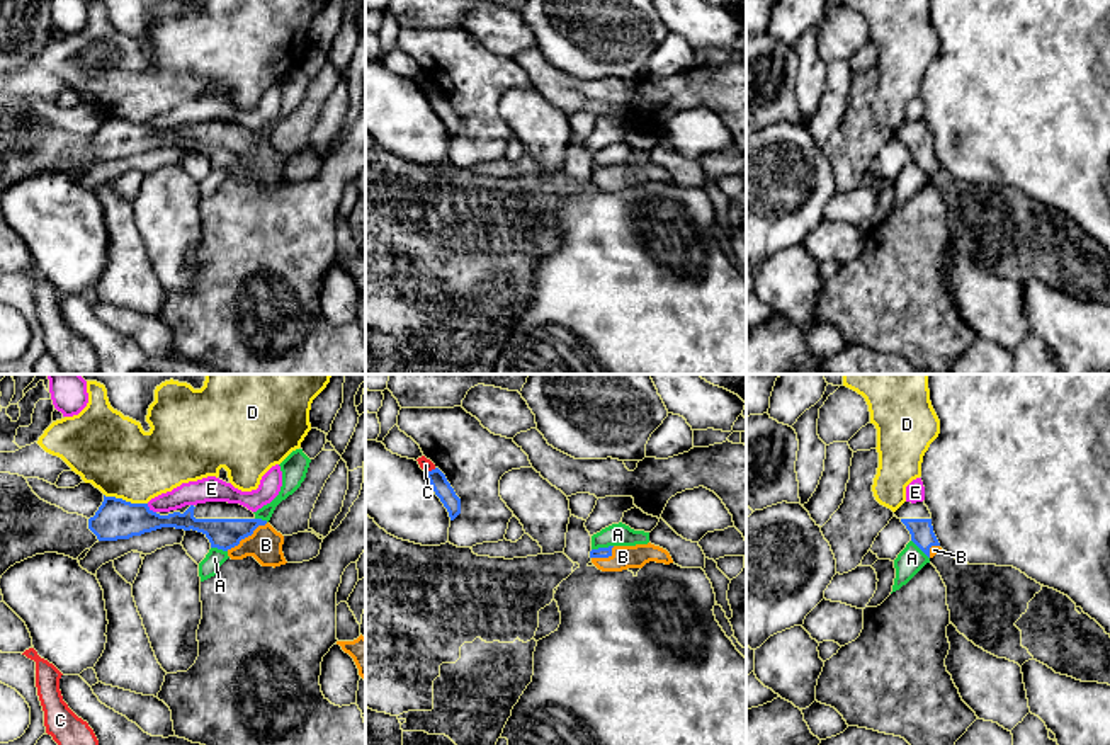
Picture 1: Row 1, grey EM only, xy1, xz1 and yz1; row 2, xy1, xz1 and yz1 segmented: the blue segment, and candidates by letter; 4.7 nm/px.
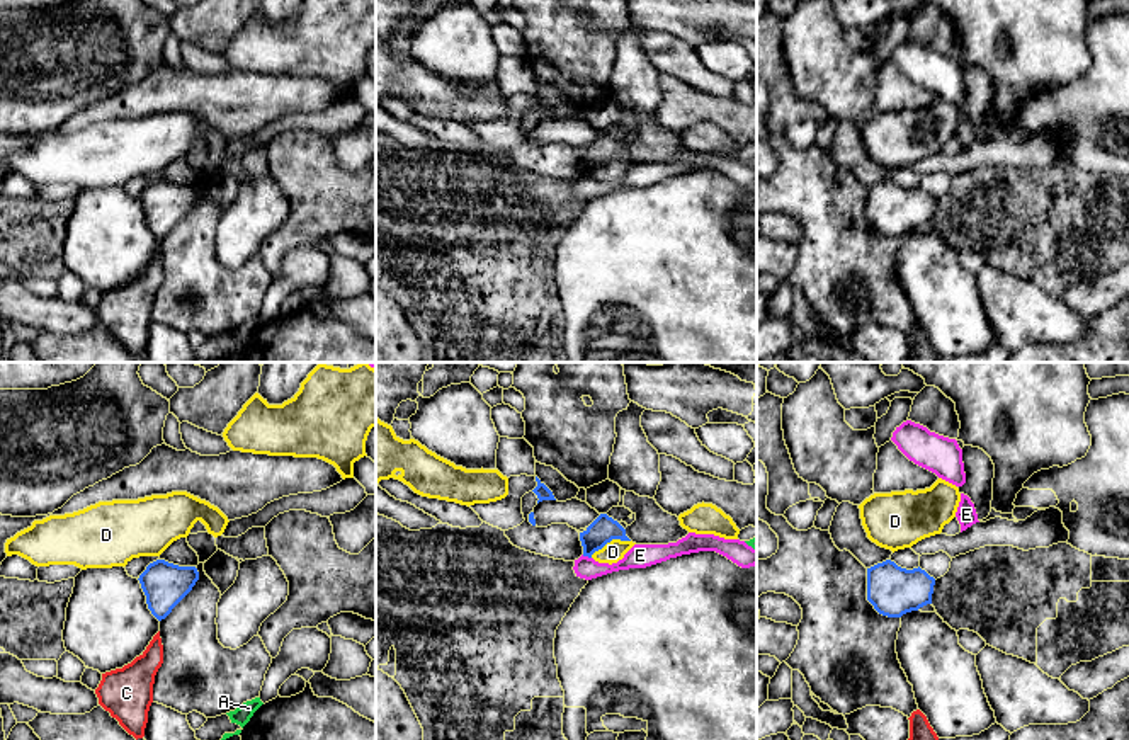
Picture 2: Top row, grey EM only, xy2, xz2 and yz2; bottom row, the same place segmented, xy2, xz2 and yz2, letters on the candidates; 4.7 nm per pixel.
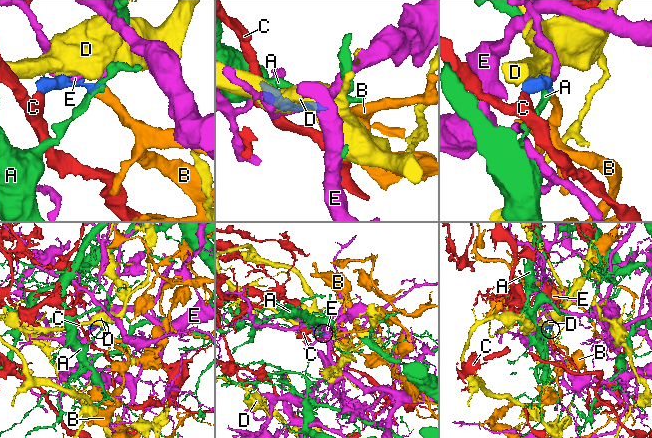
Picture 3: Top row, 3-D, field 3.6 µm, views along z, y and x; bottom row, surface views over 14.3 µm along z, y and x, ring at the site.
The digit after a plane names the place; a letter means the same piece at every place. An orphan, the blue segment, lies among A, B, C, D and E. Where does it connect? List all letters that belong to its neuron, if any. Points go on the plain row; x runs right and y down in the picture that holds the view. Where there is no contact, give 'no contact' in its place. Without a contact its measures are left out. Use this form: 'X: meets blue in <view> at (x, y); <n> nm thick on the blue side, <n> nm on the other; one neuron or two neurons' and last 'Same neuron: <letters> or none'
A: meets blue in xz1 at (602, 167); 50 nm thick on the blue side, 110 nm on the other; two neurons
B: meets blue in xy1 at (247, 155); 140 nm thick on the blue side, 160 nm on the other; one neuron
C: meets blue in xz1 at (432, 89); 90 nm thick on the blue side, 60 nm on the other; two neurons
D: meets blue in xy1 at (124, 119); 190 nm thick on the blue side, 360 nm on the other; two neurons
E: meets blue in xy1 at (152, 130); 190 nm thick on the blue side, 110 nm on the other; two neurons
Same neuron: B

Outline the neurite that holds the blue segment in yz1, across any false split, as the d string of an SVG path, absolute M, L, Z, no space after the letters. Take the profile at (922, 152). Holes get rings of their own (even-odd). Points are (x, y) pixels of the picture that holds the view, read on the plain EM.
M904 121L894 134L906 145L911 160L928 175L933 177L942 167L933 151L932 133L925 121Z

